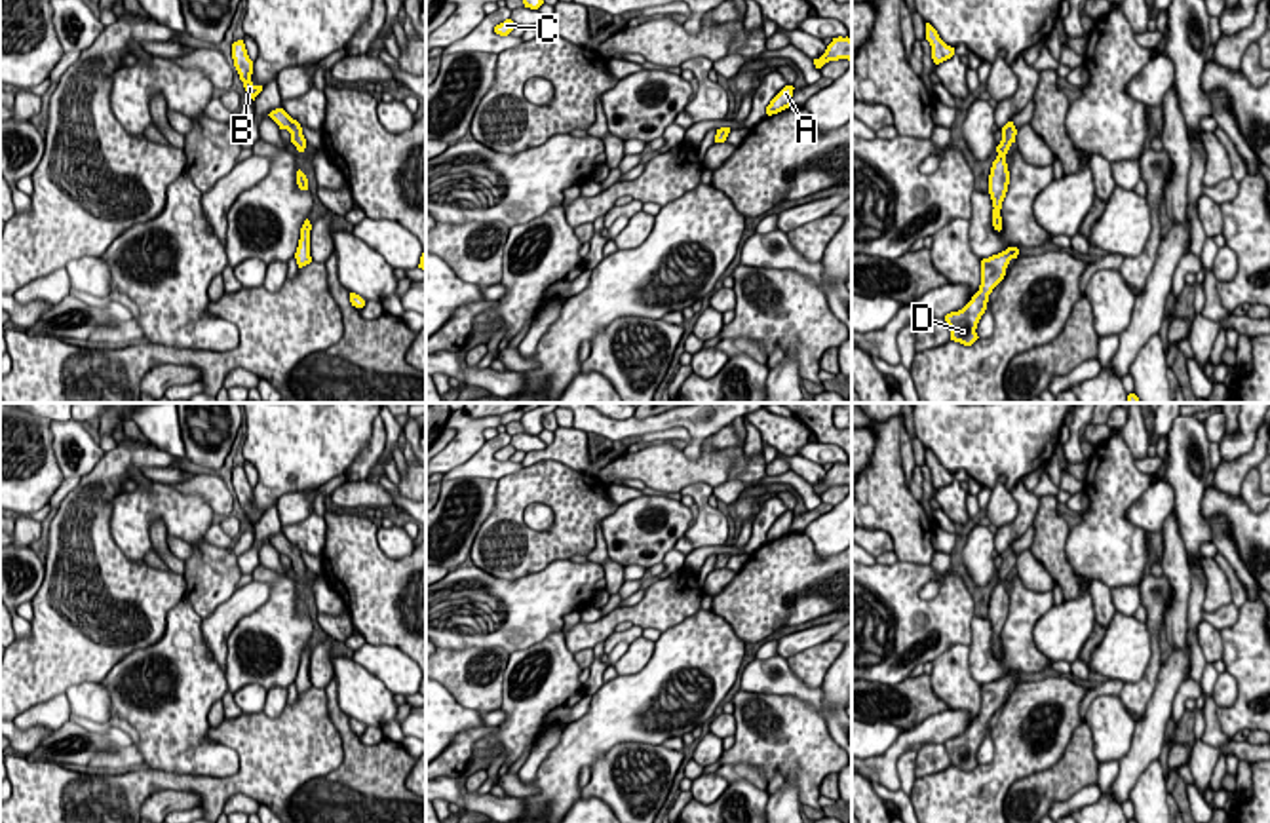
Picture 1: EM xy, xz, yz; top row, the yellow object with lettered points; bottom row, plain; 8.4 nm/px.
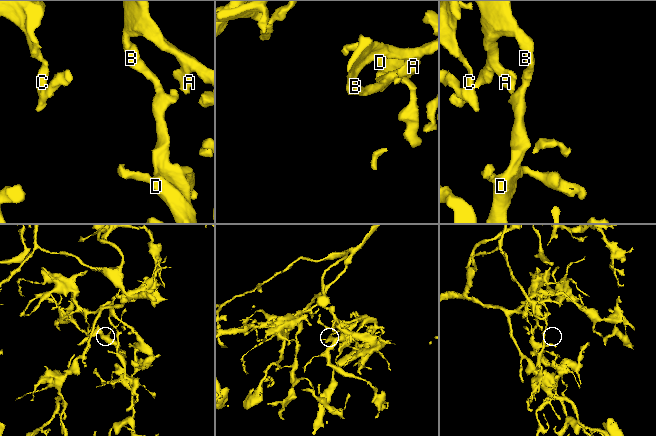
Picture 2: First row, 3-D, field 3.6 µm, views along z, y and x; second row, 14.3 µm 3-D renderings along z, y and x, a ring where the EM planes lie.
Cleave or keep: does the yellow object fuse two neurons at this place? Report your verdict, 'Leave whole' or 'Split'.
Leave whole

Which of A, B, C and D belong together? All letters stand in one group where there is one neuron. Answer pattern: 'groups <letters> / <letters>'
groups A B C D

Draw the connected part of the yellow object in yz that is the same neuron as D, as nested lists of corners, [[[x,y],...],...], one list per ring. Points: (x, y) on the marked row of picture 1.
[[[1008,247],[1006,251],[981,260],[979,291],[962,310],[945,316],[951,340],[972,346],[979,338],[975,329],[987,310],[989,295],[1004,279],[1010,260],[1017,258],[1017,255],[1017,247]]]

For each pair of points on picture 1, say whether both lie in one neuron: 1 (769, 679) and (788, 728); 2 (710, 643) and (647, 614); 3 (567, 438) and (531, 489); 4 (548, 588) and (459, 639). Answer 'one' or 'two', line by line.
1: two
2: two
3: two
4: one

